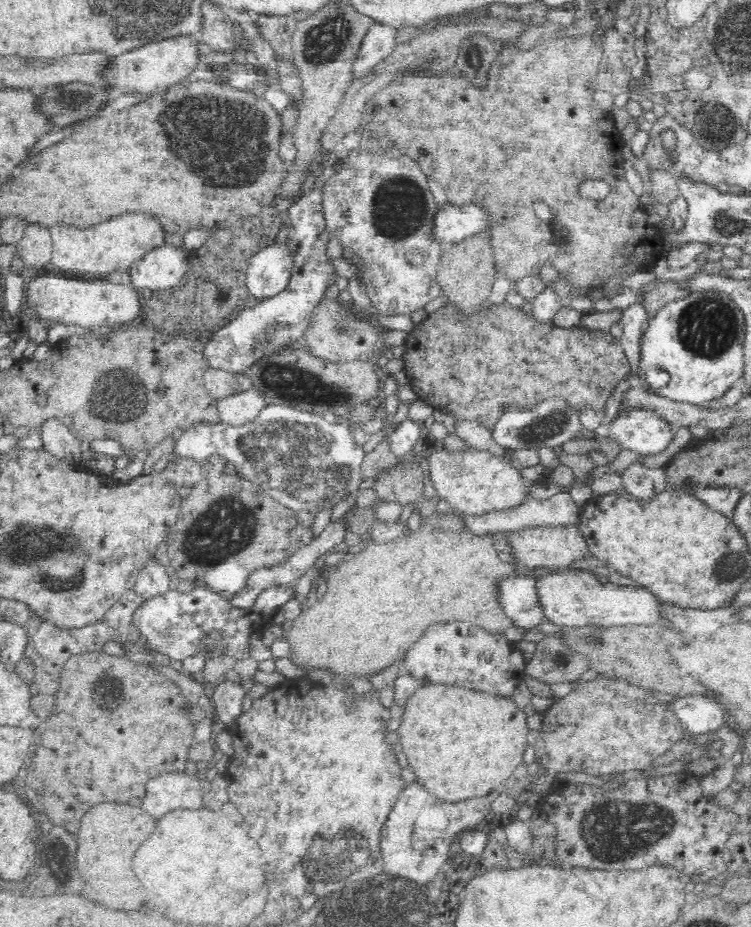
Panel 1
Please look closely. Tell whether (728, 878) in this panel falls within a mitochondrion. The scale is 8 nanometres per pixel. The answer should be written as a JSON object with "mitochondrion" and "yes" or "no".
{"mitochondrion":"no"}

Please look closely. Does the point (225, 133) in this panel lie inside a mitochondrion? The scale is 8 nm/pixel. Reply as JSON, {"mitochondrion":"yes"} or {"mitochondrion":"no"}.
{"mitochondrion":"yes"}

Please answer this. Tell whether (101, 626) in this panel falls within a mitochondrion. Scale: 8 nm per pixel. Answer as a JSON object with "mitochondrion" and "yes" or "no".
{"mitochondrion":"no"}

